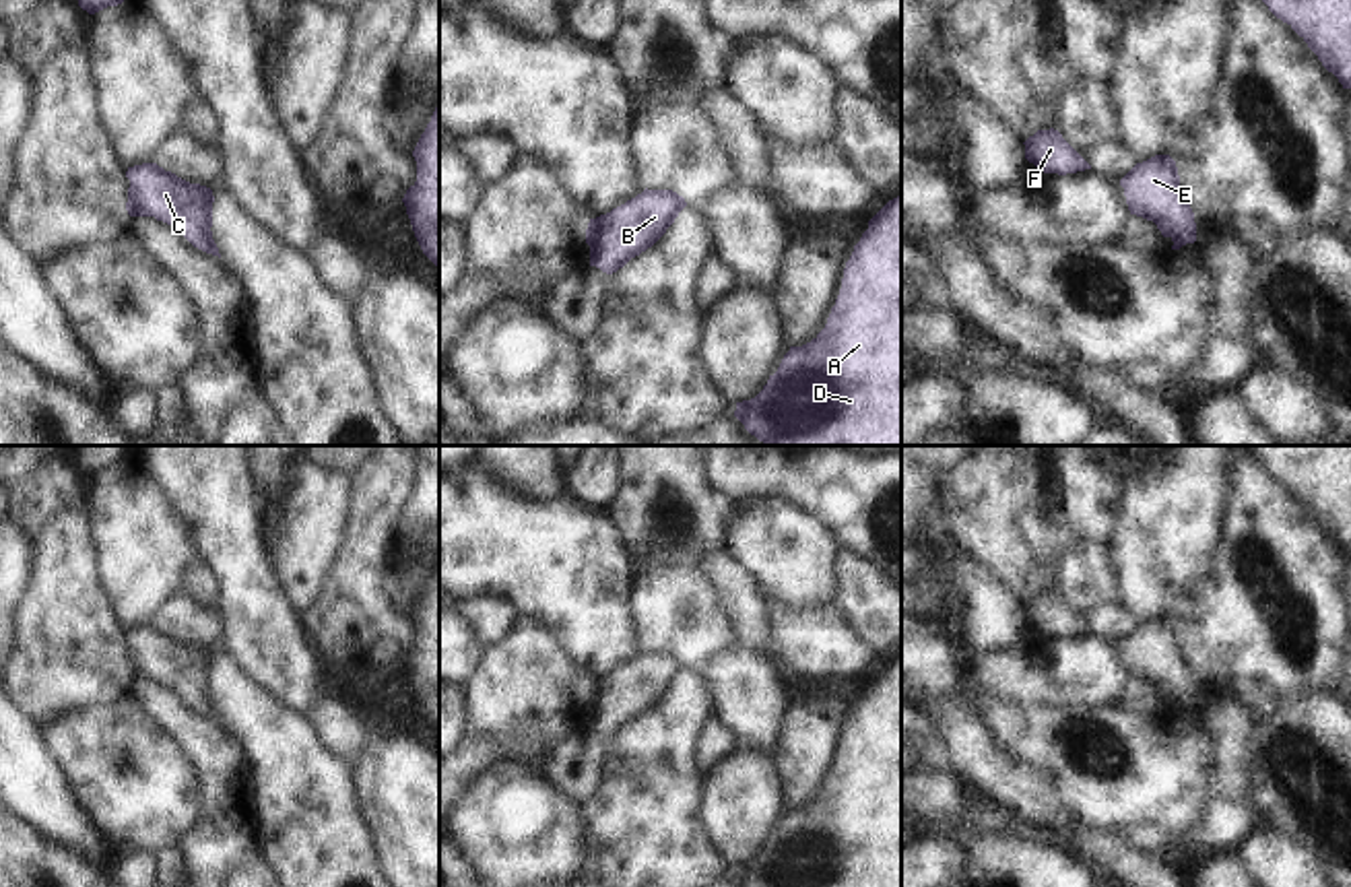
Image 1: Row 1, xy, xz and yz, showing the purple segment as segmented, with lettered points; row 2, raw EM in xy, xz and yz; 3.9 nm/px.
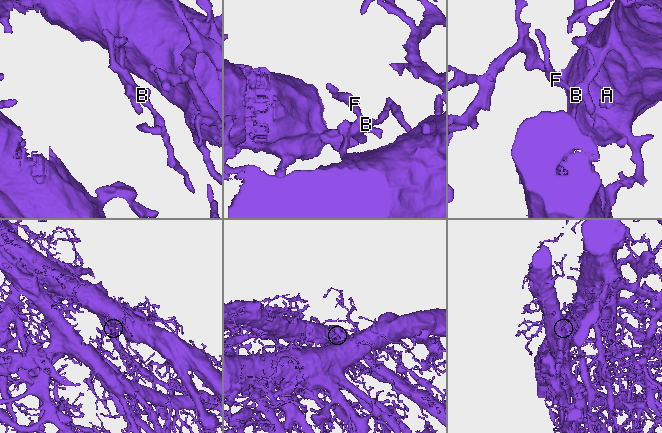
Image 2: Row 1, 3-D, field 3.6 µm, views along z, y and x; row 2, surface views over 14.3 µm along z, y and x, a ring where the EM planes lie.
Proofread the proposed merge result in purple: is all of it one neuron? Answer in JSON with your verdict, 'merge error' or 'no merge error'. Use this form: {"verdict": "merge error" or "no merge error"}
{"verdict": "no merge error"}

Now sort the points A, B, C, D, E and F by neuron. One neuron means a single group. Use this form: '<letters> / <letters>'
A B C D E F

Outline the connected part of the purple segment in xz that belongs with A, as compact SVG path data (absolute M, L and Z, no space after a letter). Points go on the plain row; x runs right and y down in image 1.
M901 658L868 683L854 708L825 790L811 804L790 809L763 852L736 864L734 879L743 887L901 887Z

